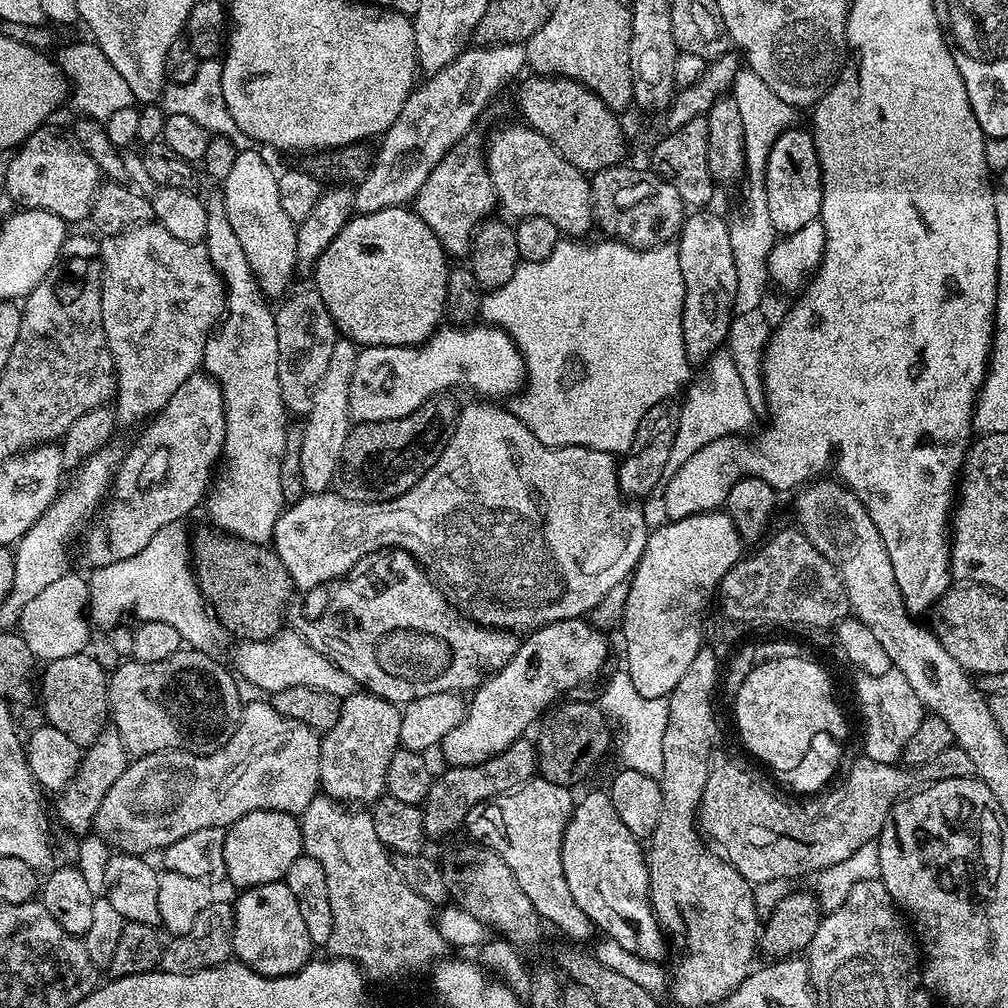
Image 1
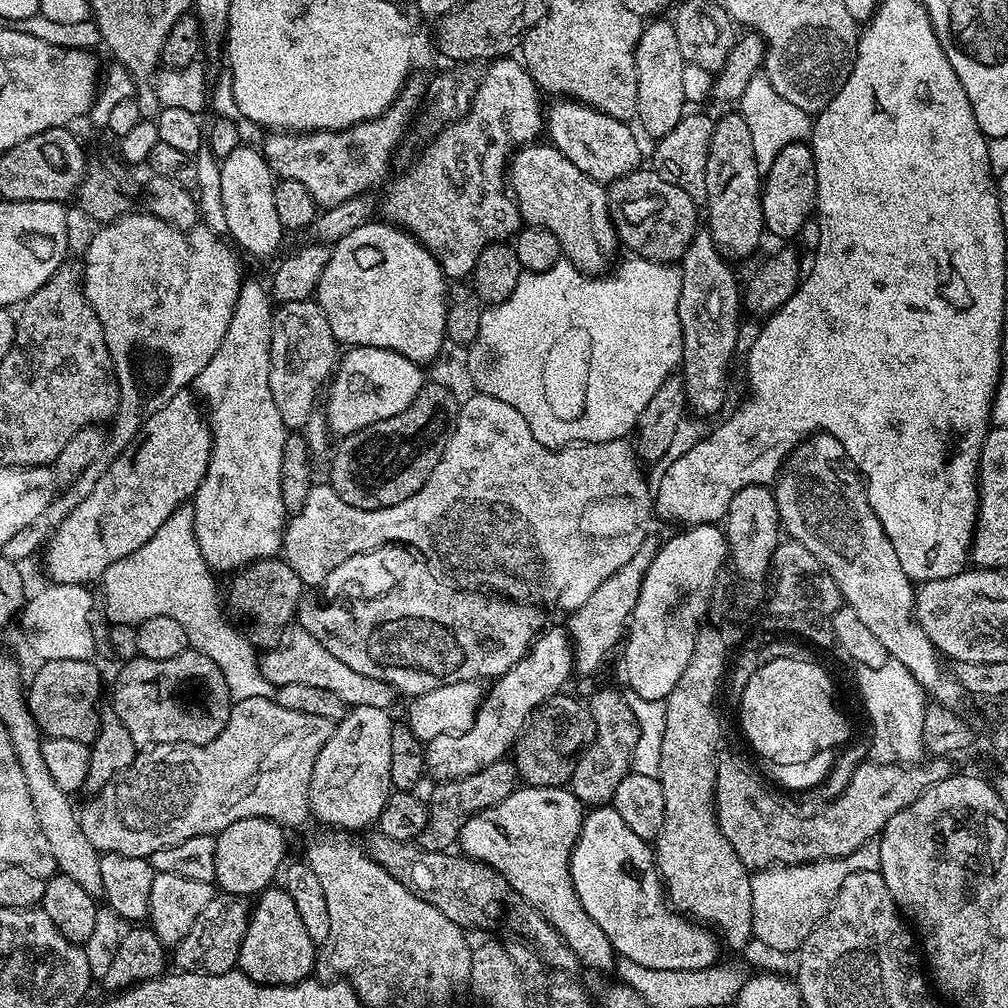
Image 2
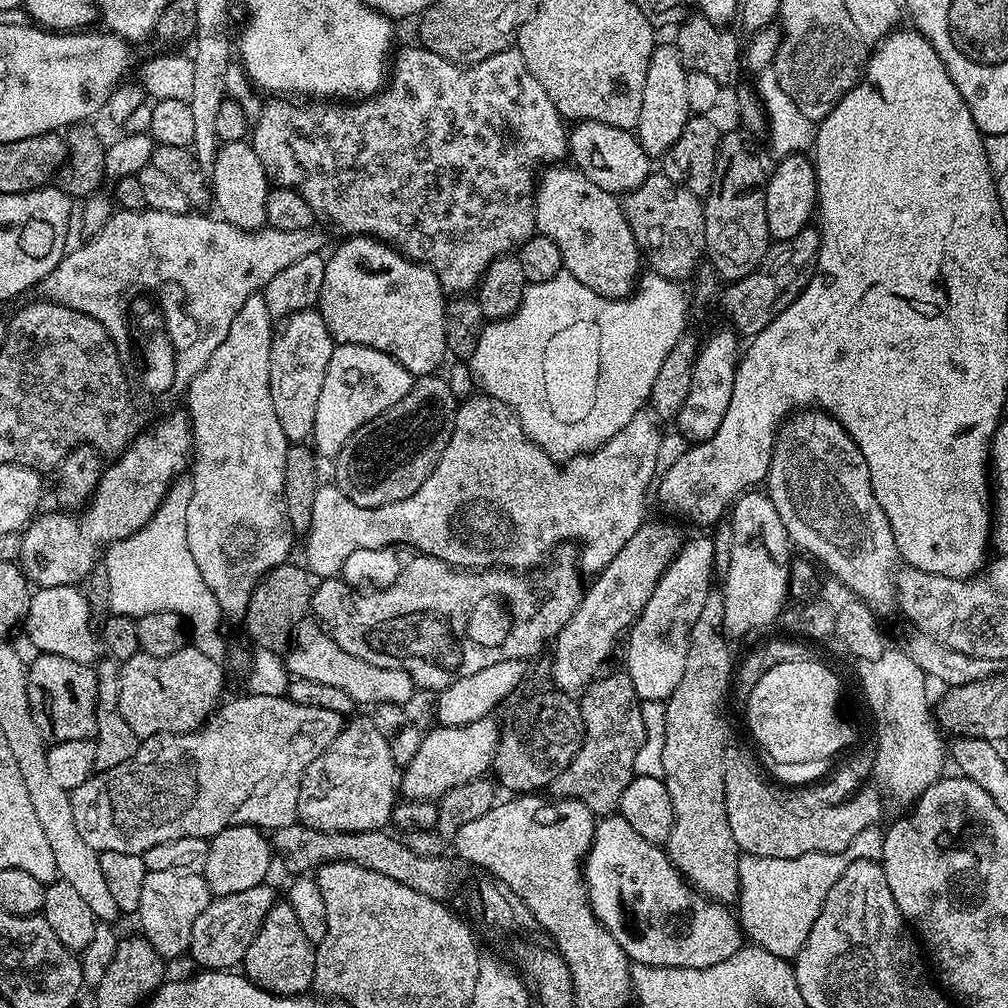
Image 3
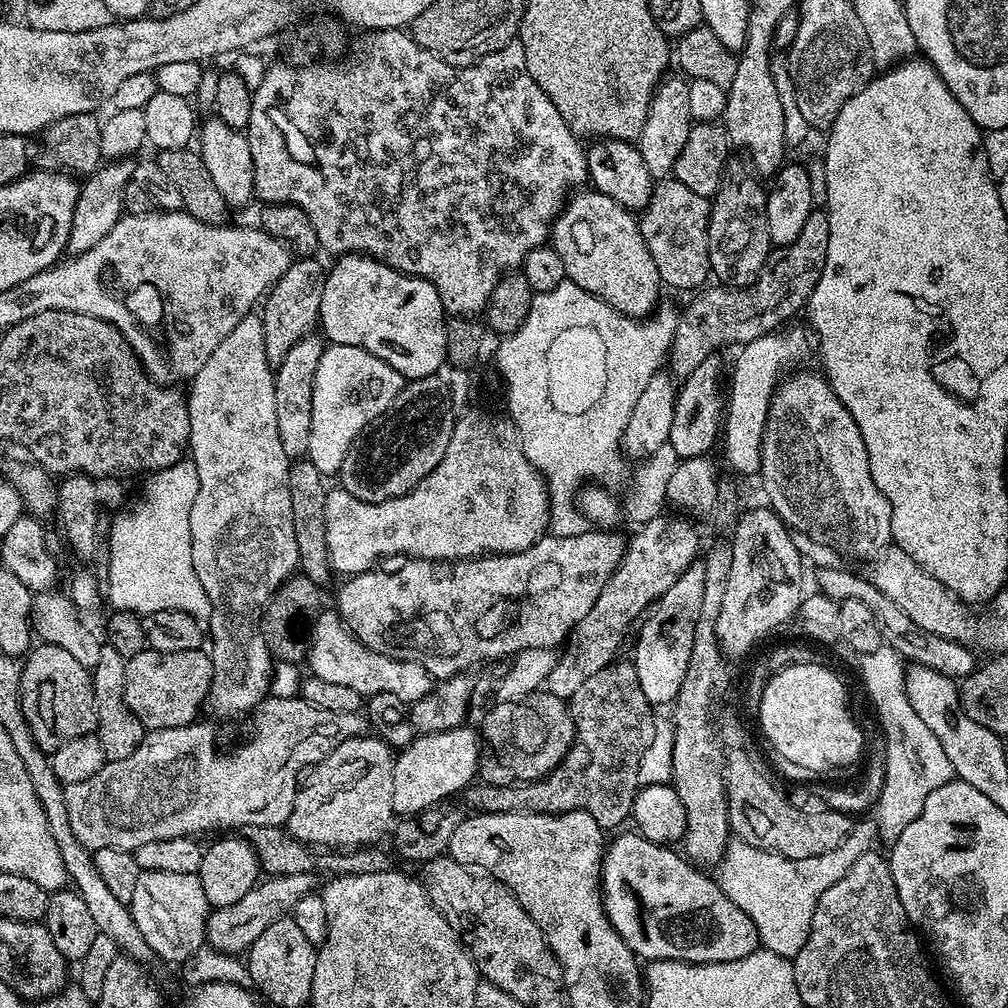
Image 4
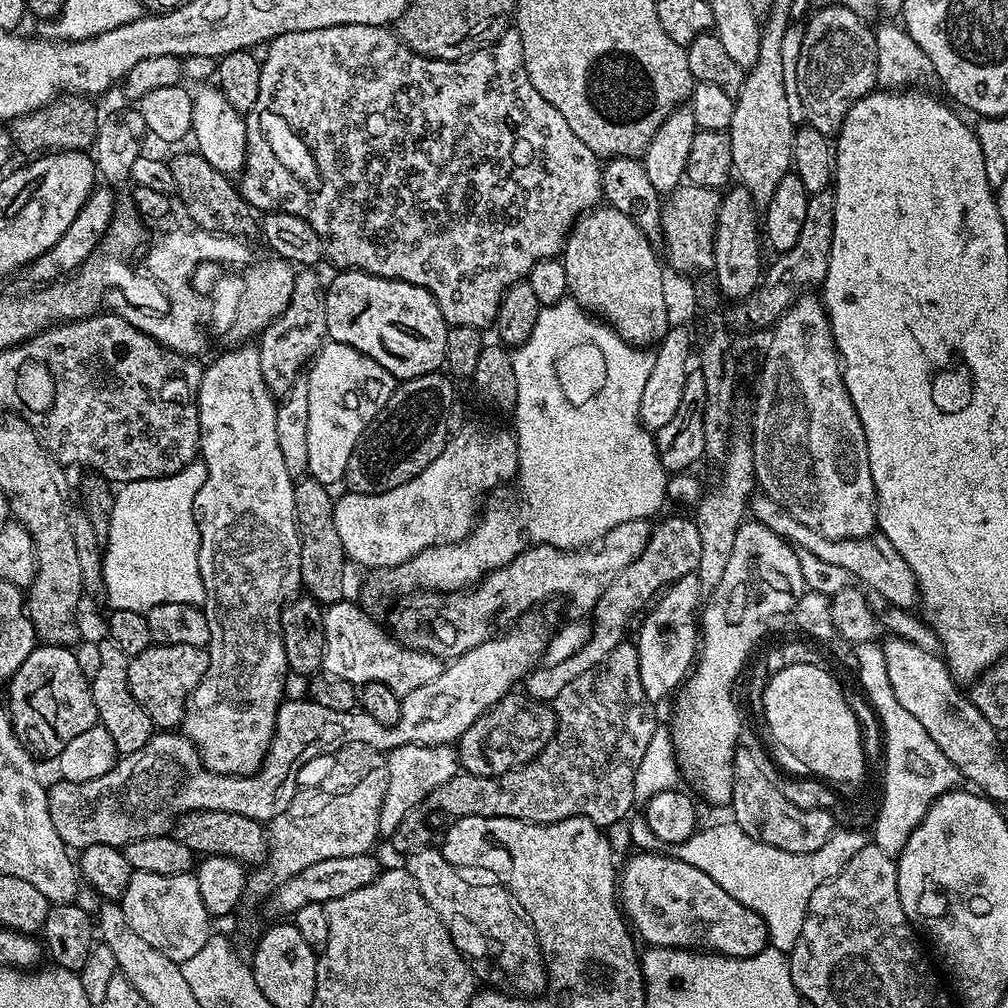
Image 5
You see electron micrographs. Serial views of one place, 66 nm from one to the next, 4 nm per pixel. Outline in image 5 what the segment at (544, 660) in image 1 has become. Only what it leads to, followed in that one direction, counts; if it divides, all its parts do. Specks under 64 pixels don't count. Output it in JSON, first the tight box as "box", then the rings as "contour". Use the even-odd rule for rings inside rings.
{"box":[380,744,461,838],"contour":[[[407,744],[401,748],[393,748],[387,753],[388,757],[388,781],[386,782],[386,794],[382,798],[382,810],[380,811],[380,836],[389,838],[398,828],[399,822],[414,810],[429,796],[442,782],[450,782],[456,773],[461,771],[460,761],[457,760],[457,749],[451,744]]]}

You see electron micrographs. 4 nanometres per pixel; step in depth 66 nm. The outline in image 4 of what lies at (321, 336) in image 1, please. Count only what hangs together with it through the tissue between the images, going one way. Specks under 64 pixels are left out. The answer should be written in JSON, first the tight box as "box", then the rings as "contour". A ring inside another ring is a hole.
{"box":[274,335,325,461],"contour":[[[319,335],[304,336],[294,346],[290,346],[290,354],[282,358],[274,372],[274,414],[278,414],[278,438],[282,438],[282,450],[286,450],[289,461],[307,457],[310,450],[310,410],[314,410],[314,374],[318,374],[318,362],[325,347],[325,341]]]}

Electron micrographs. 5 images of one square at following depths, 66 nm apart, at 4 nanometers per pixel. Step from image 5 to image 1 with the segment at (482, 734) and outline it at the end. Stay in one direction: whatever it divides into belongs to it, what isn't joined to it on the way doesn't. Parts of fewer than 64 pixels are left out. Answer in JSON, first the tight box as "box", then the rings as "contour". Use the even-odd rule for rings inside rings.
{"box":[536,702,614,786],"contour":[[[560,702],[553,705],[541,717],[538,729],[540,728],[540,736],[536,738],[536,746],[538,753],[538,770],[541,777],[545,780],[552,781],[556,785],[573,786],[579,782],[583,776],[588,776],[592,772],[592,767],[603,758],[608,752],[608,747],[613,747],[614,732],[608,729],[609,717],[596,704],[587,704],[586,702]]]}

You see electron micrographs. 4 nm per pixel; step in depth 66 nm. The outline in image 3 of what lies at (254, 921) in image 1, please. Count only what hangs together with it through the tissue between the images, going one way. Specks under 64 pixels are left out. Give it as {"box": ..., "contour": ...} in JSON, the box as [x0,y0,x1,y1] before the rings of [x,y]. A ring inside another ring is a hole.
{"box":[242,902,315,996],"contour":[[[278,902],[269,910],[254,942],[250,942],[244,955],[242,972],[252,984],[276,996],[303,996],[312,988],[315,965],[315,947],[310,938],[306,938],[294,910],[287,902]]]}

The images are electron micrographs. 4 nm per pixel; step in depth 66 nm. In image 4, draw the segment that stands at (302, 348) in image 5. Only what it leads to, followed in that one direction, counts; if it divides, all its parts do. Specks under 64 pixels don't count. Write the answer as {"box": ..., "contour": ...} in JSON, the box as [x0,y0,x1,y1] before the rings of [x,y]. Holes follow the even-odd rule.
{"box":[262,258,326,366],"contour":[[[316,258],[293,259],[286,274],[282,274],[282,278],[278,278],[276,285],[266,293],[266,299],[262,304],[262,319],[266,338],[266,358],[273,366],[278,366],[282,358],[290,354],[290,346],[294,346],[302,337],[311,336],[317,331],[326,275],[325,265],[320,265],[318,261]]]}

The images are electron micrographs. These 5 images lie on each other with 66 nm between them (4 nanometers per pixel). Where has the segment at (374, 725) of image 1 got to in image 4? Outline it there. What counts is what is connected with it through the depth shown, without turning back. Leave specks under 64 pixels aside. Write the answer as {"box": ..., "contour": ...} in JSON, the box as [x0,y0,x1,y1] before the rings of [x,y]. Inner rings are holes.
{"box":[286,734,394,850],"contour":[[[376,734],[355,736],[339,744],[332,753],[311,769],[312,777],[299,785],[294,798],[294,810],[286,825],[288,833],[304,844],[311,846],[325,844],[329,850],[366,848],[380,842],[378,840],[383,836],[385,839],[394,824],[393,759],[393,749]]]}

